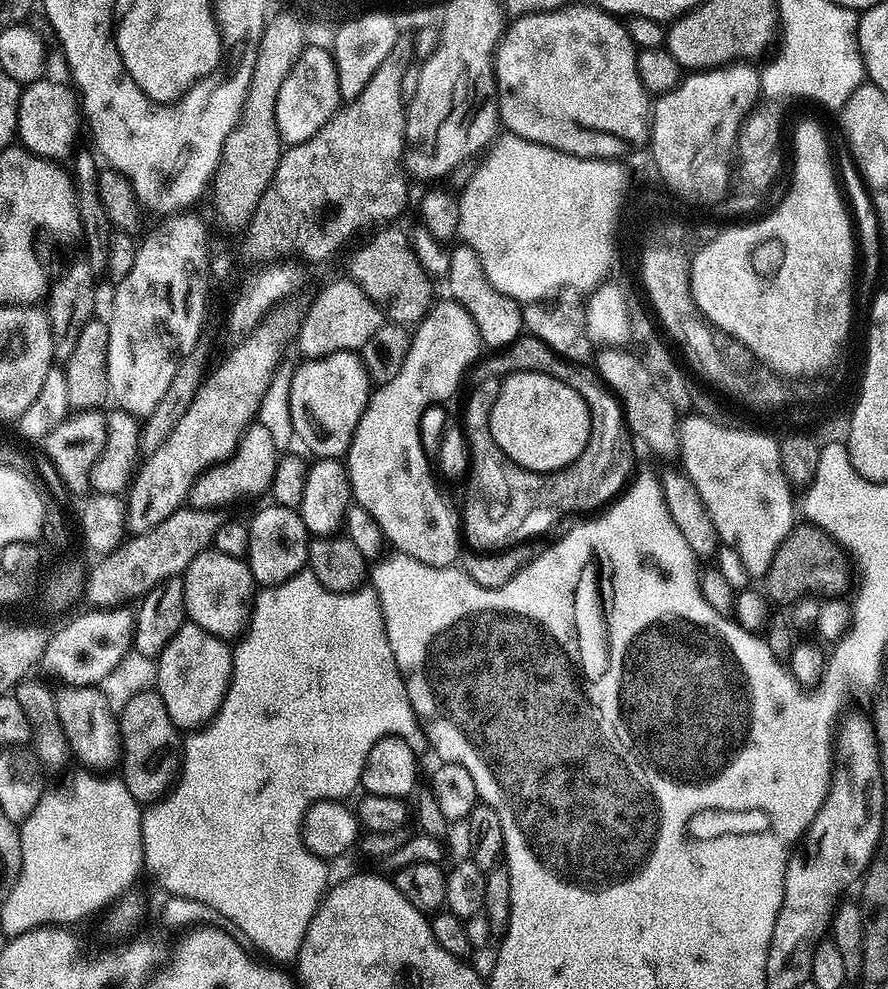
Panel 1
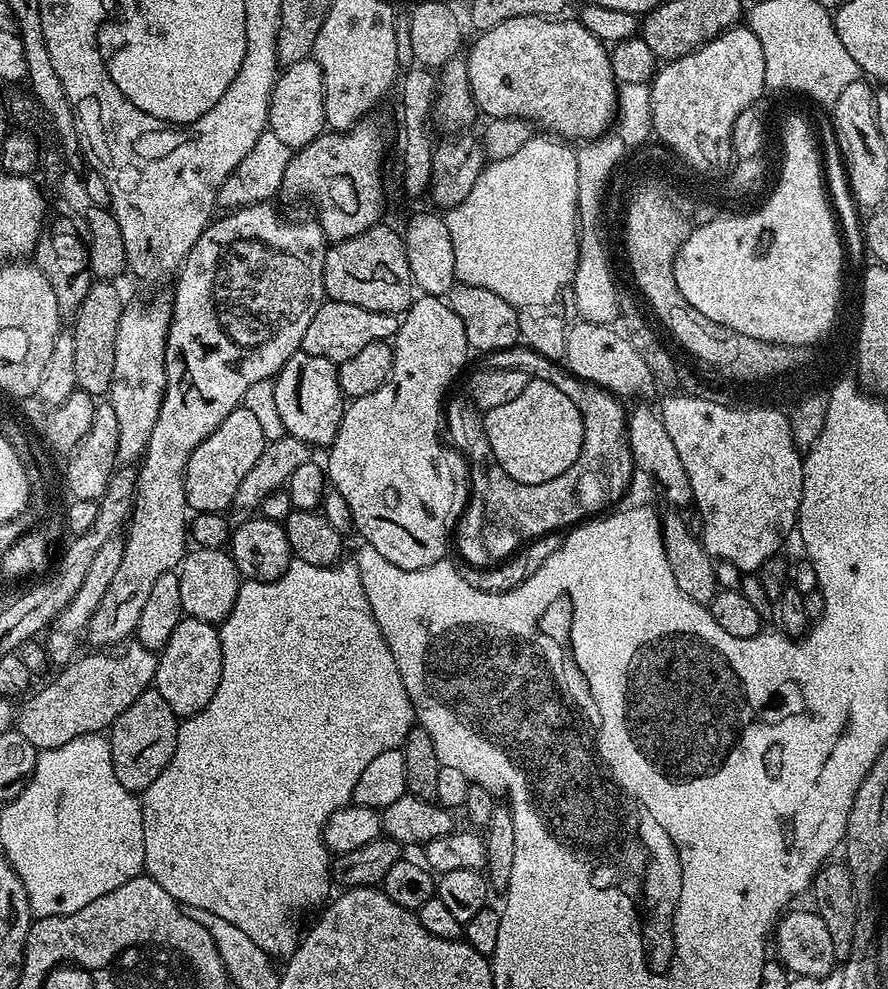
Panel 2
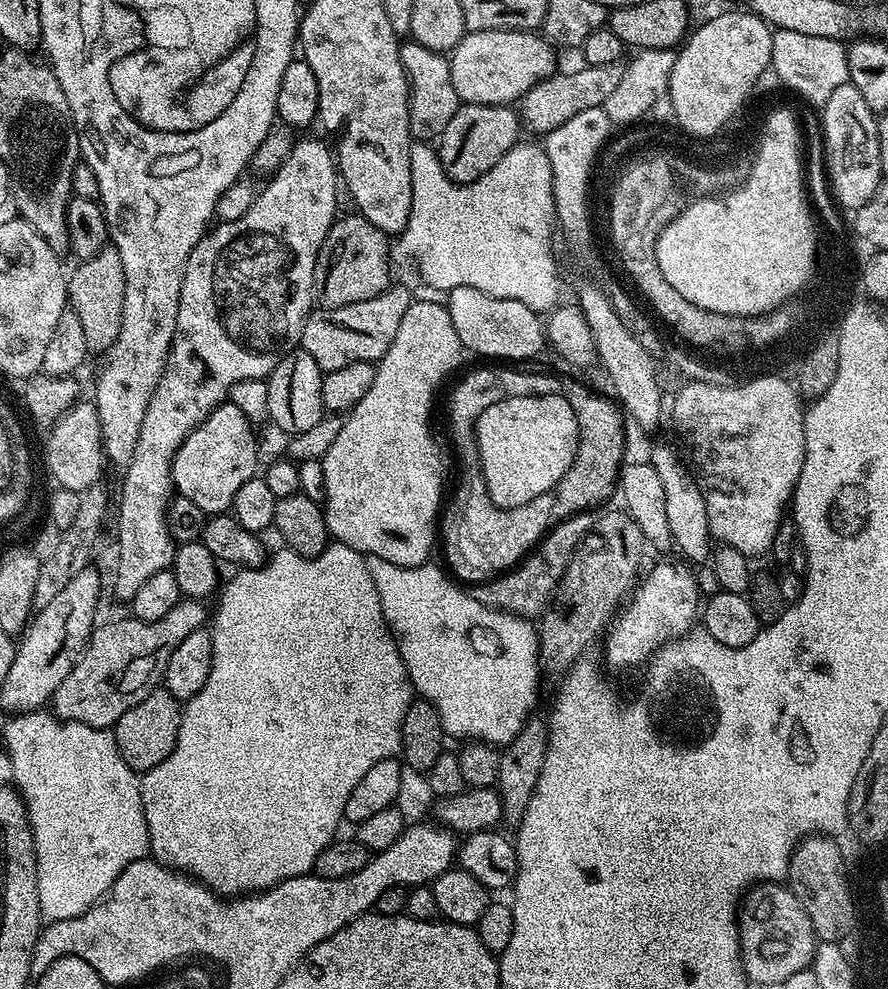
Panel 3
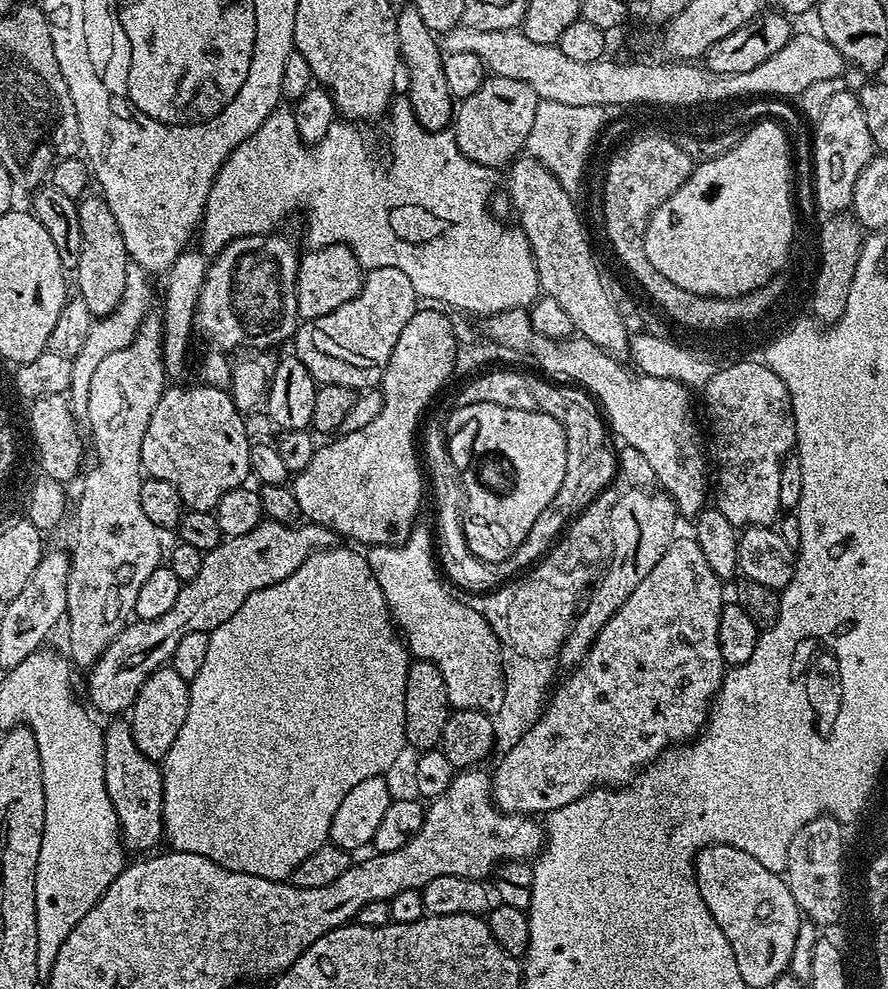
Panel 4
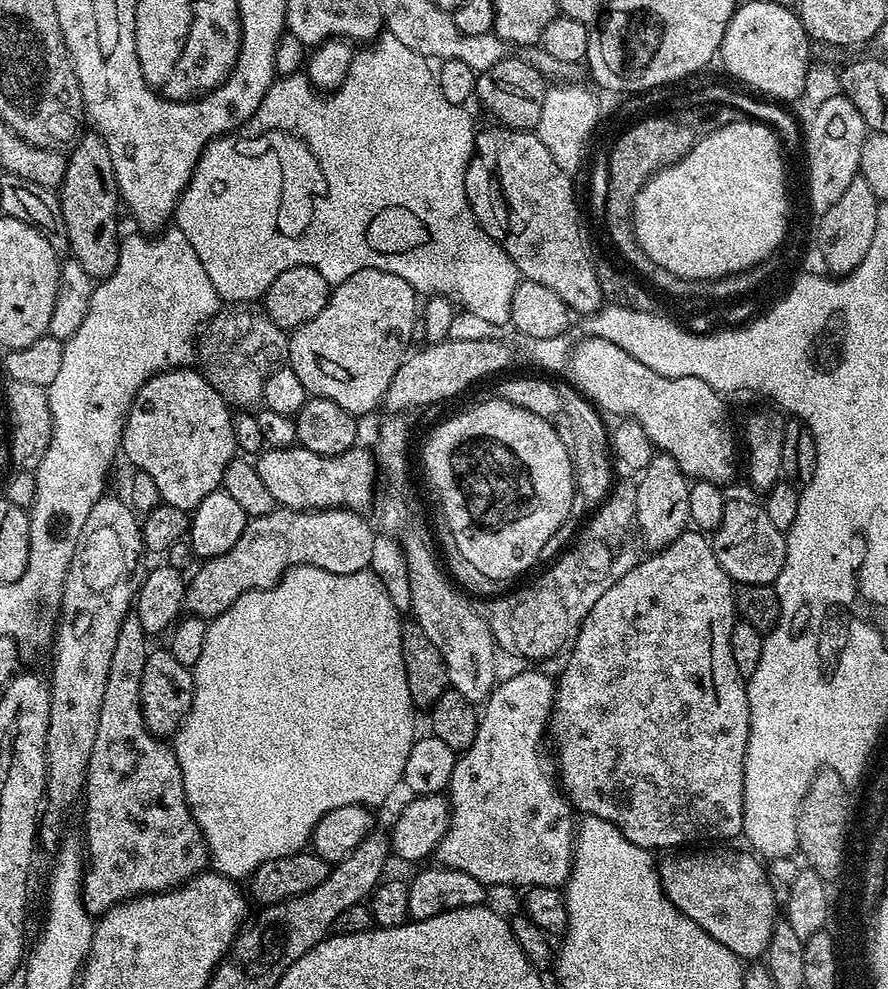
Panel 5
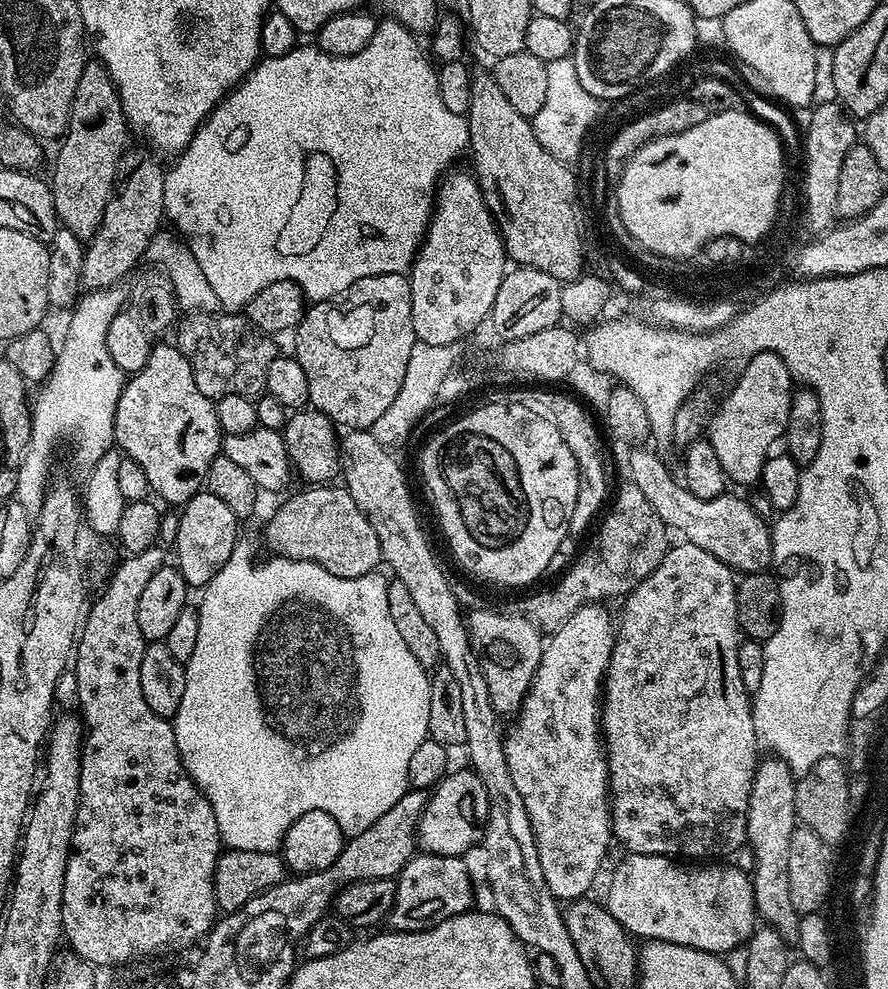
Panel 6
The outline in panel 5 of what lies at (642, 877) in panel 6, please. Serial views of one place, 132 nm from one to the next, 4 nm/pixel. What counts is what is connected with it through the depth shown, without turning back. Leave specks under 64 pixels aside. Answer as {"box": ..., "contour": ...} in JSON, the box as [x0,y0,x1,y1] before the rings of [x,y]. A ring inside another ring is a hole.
{"box":[658,846,778,962],"contour":[[[732,846],[717,847],[717,852],[680,850],[665,855],[668,857],[658,864],[660,884],[686,918],[698,922],[710,938],[722,942],[741,961],[752,962],[768,949],[772,926],[778,919],[776,896],[765,865],[751,851],[735,852],[728,847]]]}

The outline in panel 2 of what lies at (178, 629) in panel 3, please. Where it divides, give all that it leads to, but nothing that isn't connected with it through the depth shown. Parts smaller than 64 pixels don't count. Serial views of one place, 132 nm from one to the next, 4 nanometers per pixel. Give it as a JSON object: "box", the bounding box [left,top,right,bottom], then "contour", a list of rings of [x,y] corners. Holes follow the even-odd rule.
{"box":[14,638,157,750],"contour":[[[135,638],[115,645],[114,650],[92,650],[89,653],[89,656],[77,655],[71,662],[63,665],[62,670],[58,671],[60,673],[45,688],[38,689],[36,693],[33,691],[27,697],[29,700],[15,709],[14,728],[23,738],[32,742],[37,750],[66,746],[66,742],[79,736],[100,734],[111,729],[122,710],[126,710],[126,706],[130,706],[141,694],[149,691],[150,685],[156,679],[157,653],[142,646]]]}

